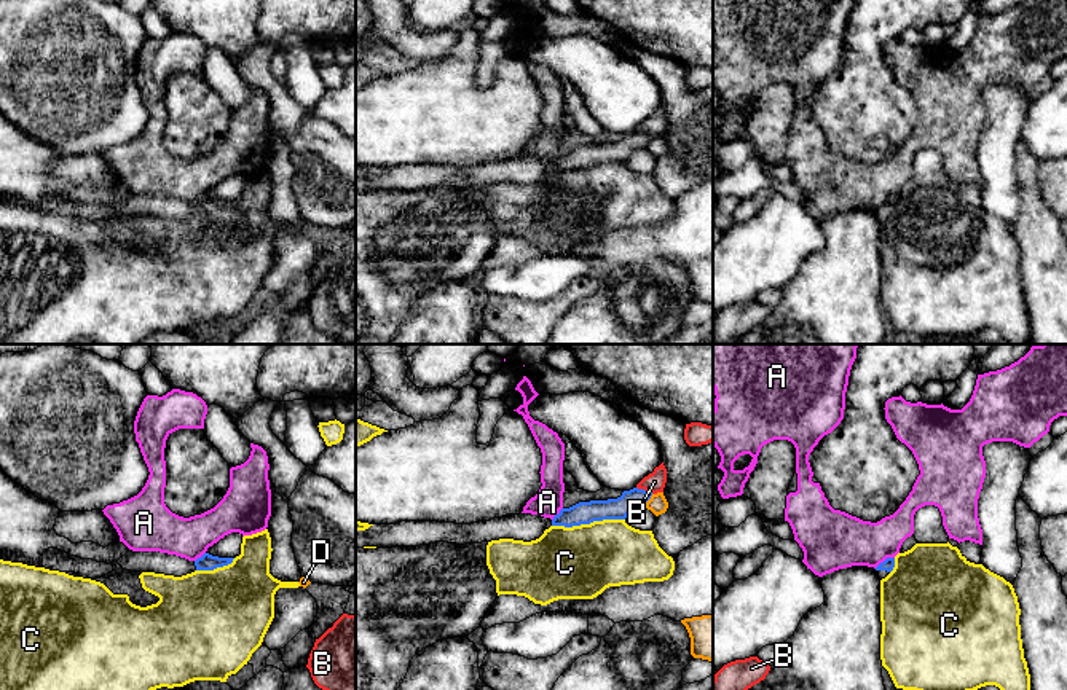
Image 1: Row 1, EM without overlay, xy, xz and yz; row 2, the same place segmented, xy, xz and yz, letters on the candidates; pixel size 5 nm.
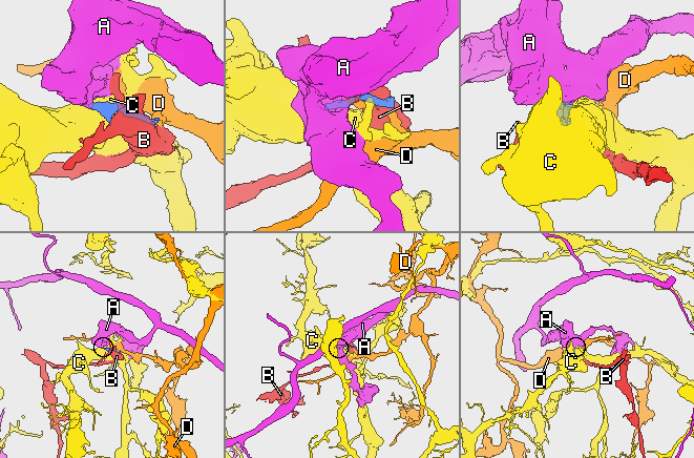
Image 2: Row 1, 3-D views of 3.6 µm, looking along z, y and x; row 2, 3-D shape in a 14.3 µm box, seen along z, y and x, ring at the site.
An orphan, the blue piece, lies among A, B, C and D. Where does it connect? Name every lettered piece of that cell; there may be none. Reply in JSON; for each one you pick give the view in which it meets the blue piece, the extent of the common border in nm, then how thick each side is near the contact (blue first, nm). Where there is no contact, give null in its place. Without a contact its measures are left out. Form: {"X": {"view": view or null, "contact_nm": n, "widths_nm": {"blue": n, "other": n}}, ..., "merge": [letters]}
{"merge": []}

